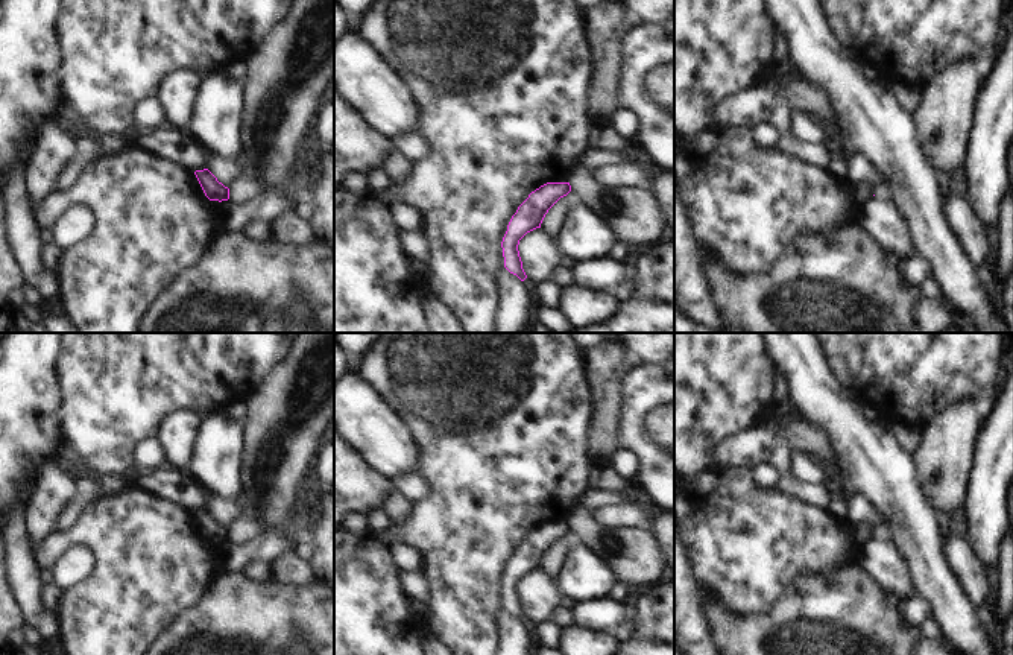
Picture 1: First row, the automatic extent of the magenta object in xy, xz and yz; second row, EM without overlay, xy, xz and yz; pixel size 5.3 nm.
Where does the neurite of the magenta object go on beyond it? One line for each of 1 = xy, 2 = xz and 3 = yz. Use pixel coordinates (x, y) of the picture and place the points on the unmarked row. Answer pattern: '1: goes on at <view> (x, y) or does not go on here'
1: does not go on here
2: does not go on here
3: does not go on here

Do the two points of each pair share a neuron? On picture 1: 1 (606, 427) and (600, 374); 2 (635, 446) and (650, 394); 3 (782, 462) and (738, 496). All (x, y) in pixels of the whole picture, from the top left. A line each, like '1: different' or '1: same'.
1: same
2: same
3: different

